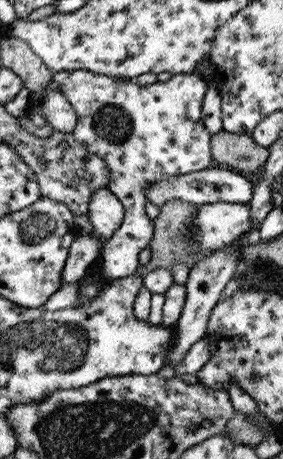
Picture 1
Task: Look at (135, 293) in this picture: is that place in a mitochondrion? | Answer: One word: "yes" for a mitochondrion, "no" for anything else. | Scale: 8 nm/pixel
no

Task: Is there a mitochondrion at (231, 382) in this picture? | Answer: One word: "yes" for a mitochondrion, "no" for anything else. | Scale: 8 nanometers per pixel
no

